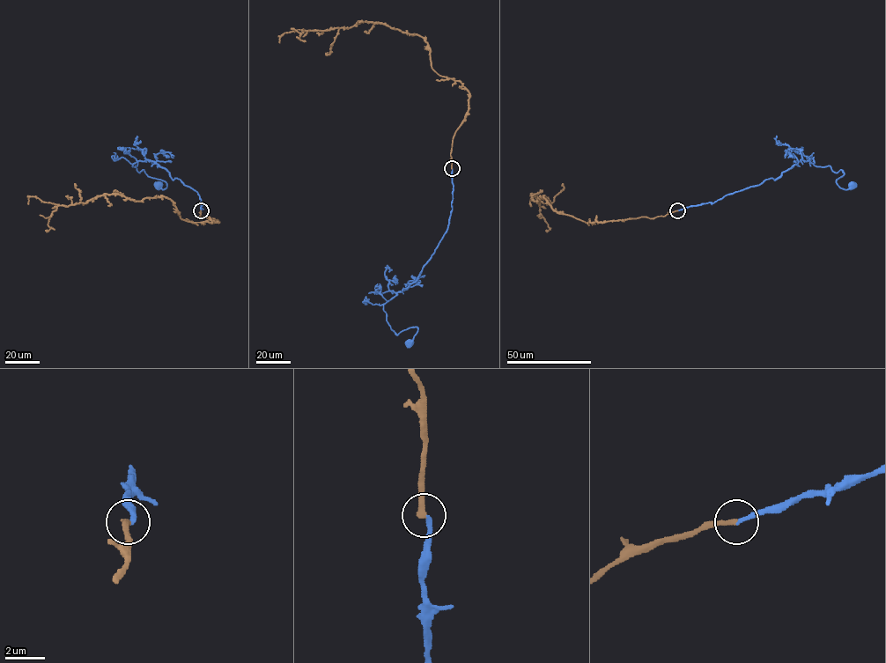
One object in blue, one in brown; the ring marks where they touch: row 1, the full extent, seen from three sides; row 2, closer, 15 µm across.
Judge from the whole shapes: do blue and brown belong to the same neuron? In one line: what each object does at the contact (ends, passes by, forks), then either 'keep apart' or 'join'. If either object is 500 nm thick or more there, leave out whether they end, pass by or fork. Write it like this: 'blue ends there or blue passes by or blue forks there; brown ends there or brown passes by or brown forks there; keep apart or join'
blue ends there; brown ends there; keep apart

